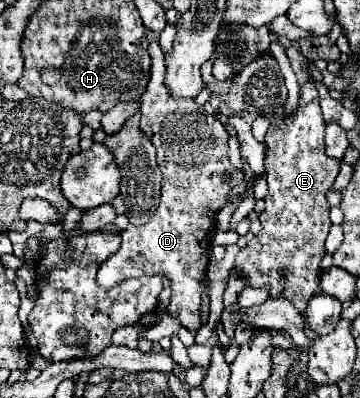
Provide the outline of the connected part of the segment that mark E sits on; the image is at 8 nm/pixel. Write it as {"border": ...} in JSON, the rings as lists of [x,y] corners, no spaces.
{"border":[[[309,81],[301,85],[299,107],[295,113],[287,115],[279,125],[269,127],[265,135],[267,155],[265,155],[265,181],[269,185],[269,193],[265,197],[267,209],[259,215],[261,231],[243,247],[235,259],[235,267],[243,273],[249,287],[269,287],[271,297],[285,297],[289,299],[299,313],[305,313],[307,303],[313,295],[319,295],[319,275],[317,267],[323,259],[323,243],[327,239],[331,221],[329,221],[329,203],[325,193],[331,189],[337,173],[339,173],[339,159],[327,159],[325,147],[325,123],[319,107],[319,93],[317,87]]]}

